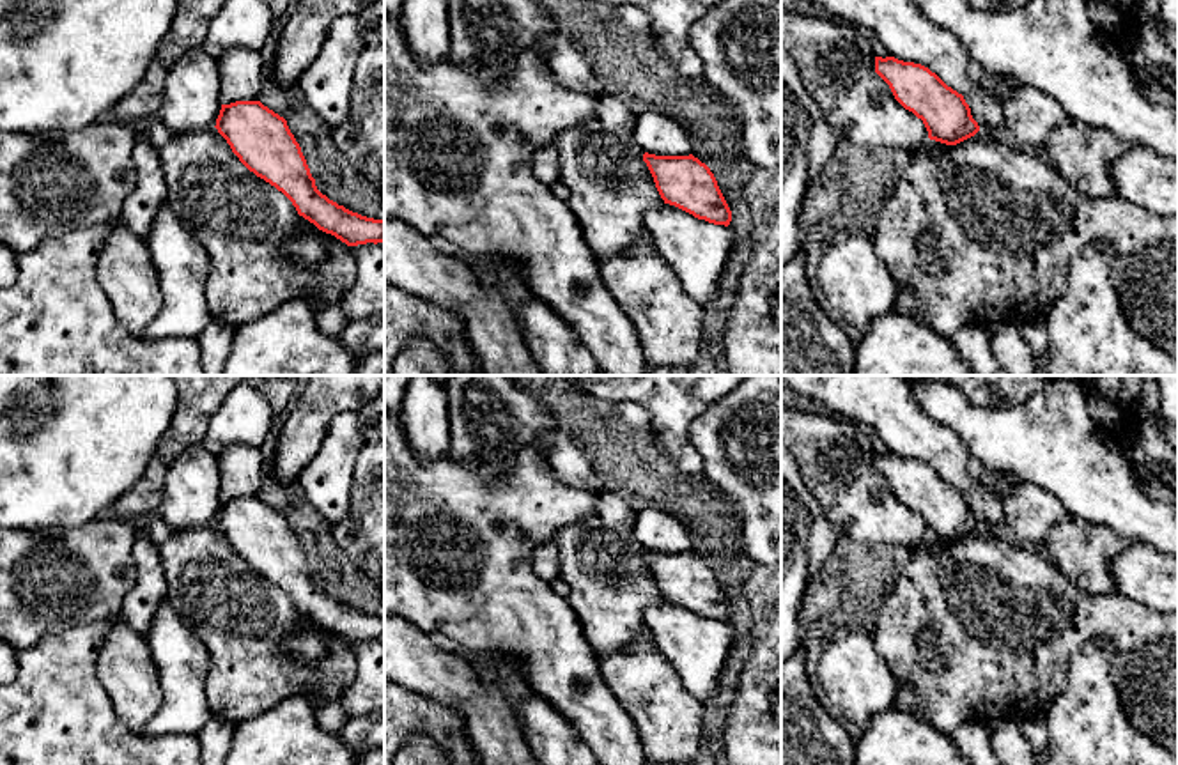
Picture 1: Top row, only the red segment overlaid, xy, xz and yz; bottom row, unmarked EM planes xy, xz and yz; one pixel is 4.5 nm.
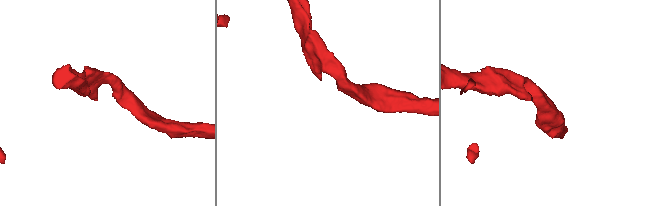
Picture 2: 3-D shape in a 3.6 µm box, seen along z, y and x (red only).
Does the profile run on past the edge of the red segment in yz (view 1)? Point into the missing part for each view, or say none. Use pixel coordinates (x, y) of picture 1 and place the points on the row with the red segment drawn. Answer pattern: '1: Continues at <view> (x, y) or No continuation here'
1: No continuation here

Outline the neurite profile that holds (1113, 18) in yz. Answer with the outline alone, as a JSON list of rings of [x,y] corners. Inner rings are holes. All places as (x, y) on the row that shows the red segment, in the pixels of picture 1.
[[[1084,0],[1097,32],[1109,41],[1121,41],[1130,34],[1139,0]]]

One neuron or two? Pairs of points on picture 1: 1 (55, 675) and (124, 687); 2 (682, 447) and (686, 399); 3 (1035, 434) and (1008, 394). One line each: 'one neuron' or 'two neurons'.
1: two neurons
2: one neuron
3: two neurons

